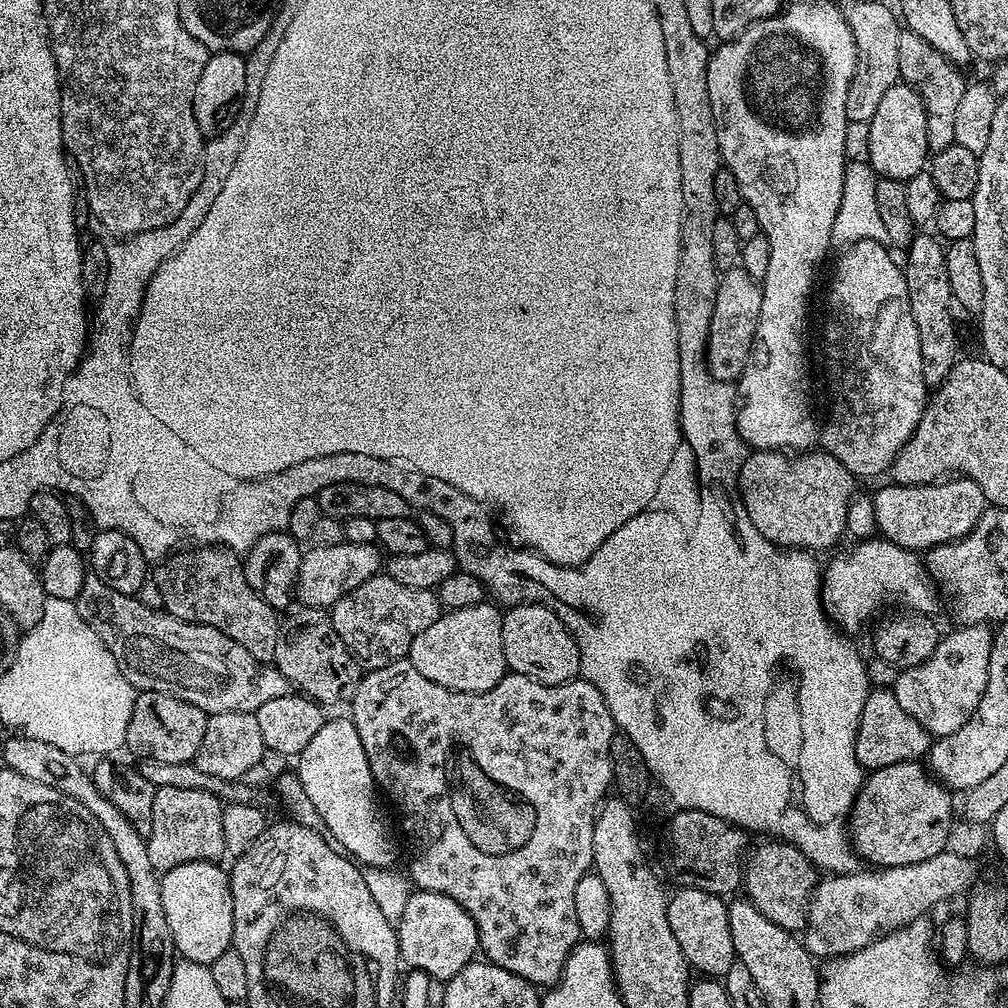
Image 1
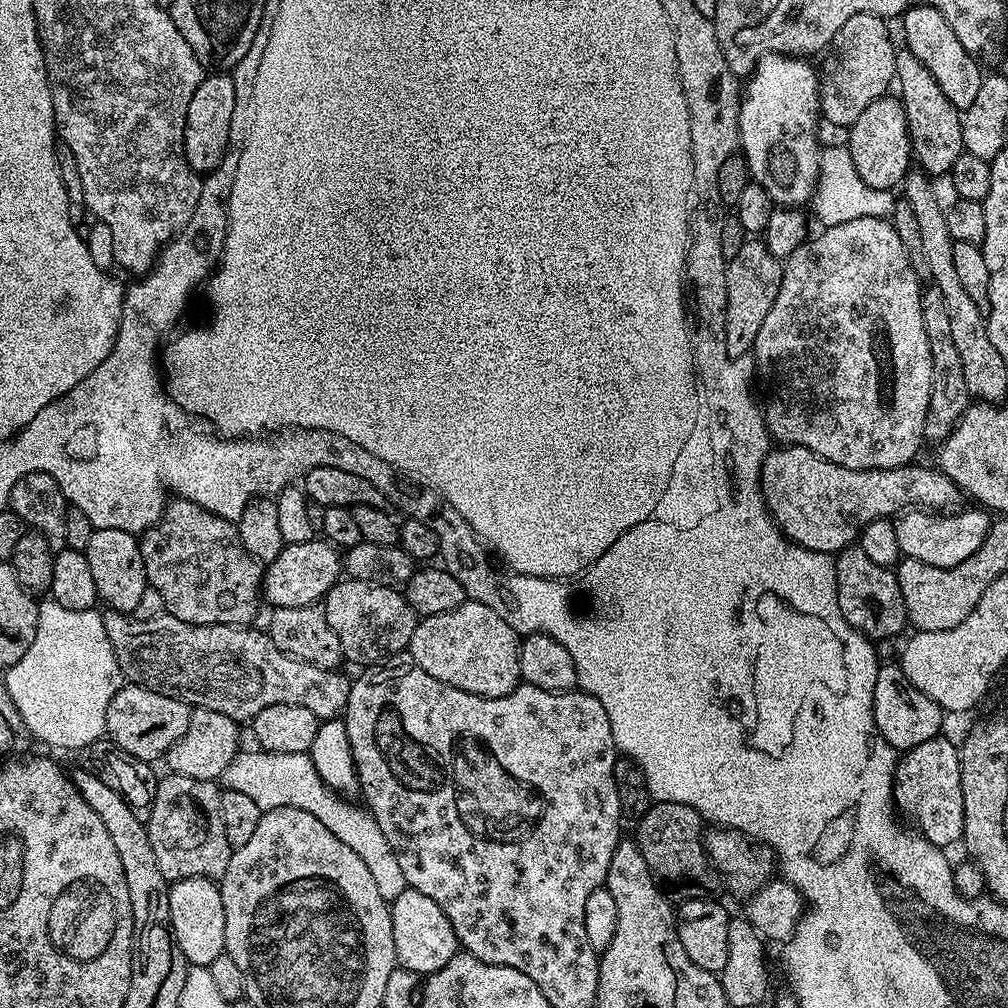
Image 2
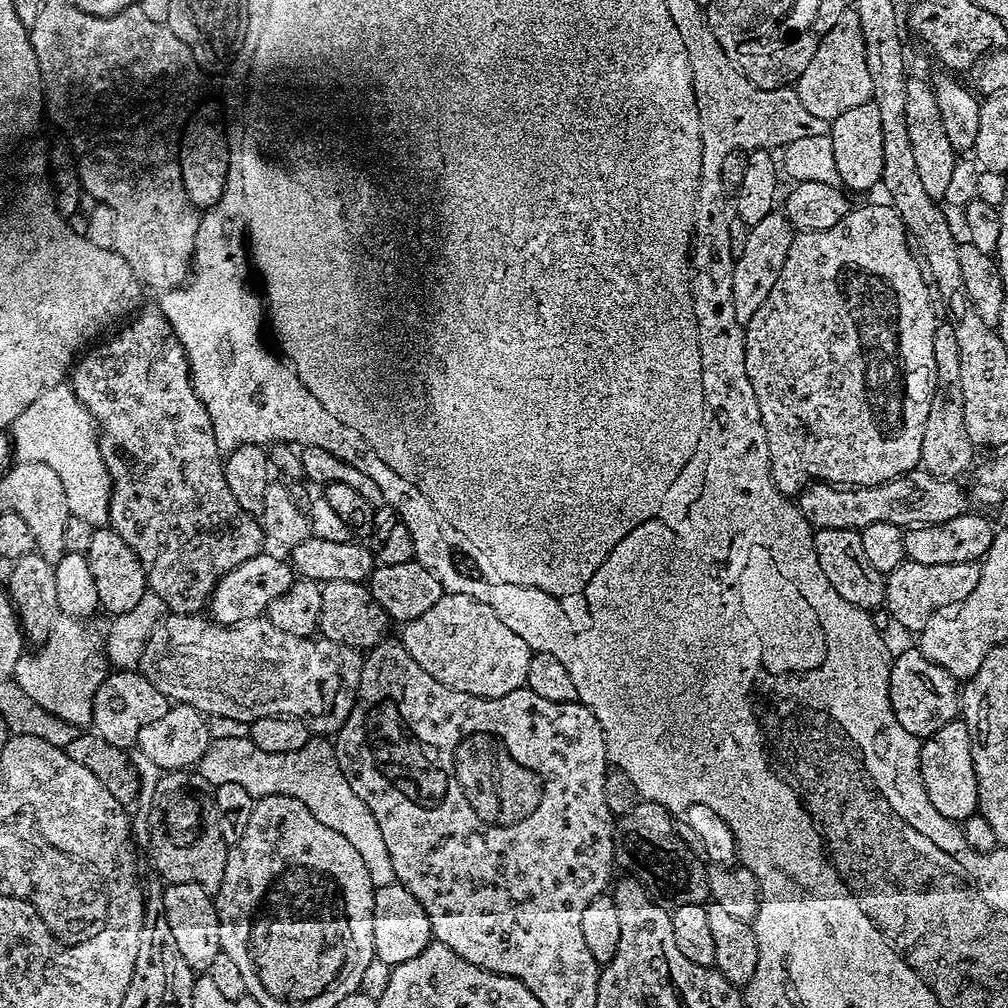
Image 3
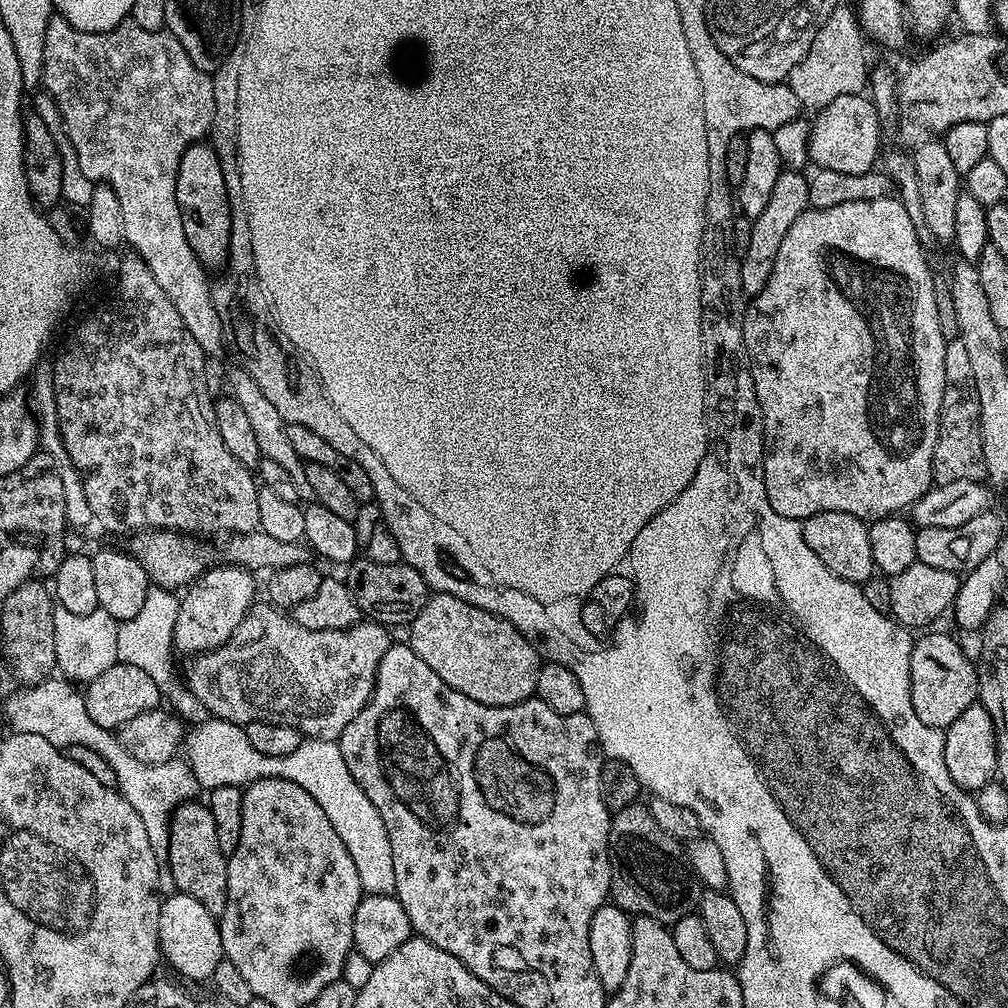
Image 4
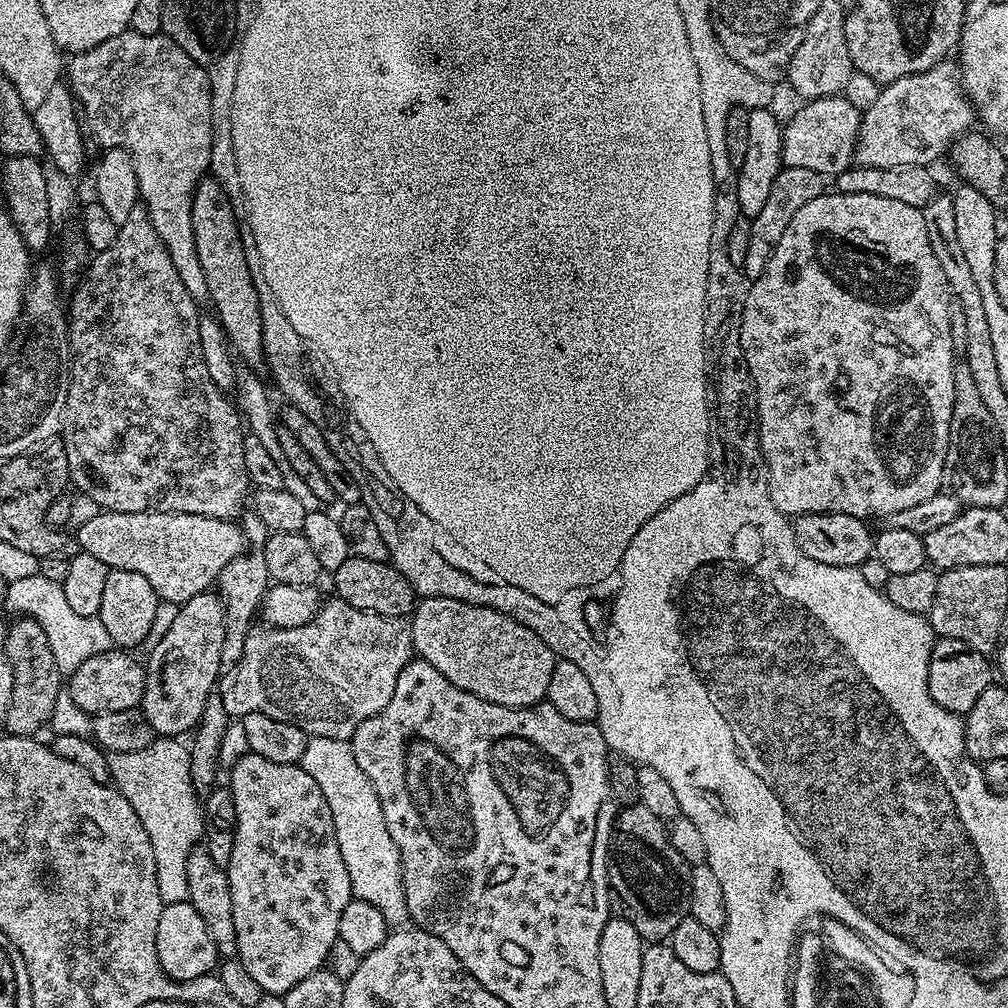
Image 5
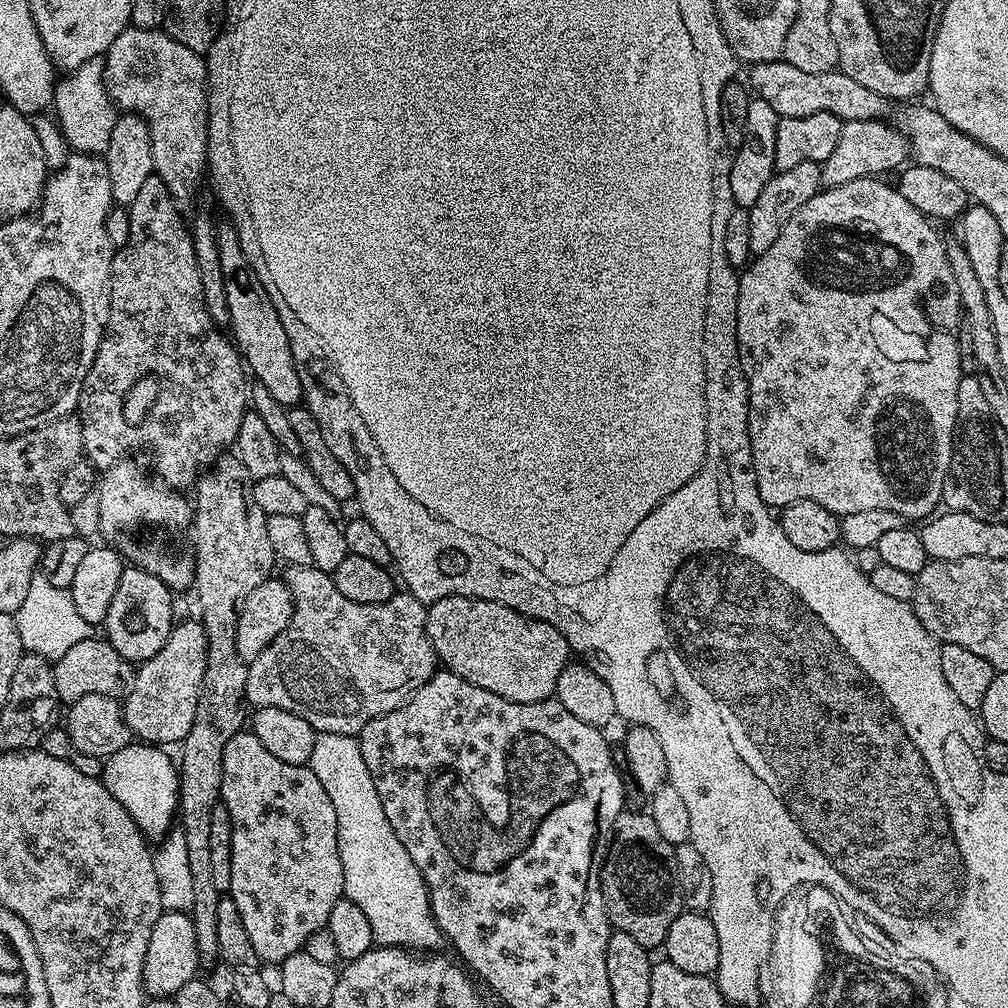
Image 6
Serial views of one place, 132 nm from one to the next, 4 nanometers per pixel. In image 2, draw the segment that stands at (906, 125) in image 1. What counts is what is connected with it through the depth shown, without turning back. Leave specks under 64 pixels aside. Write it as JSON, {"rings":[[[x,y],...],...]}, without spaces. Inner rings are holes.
{"rings":[[[885,94],[870,102],[870,106],[866,106],[866,110],[862,110],[862,114],[858,114],[856,121],[849,127],[847,147],[851,161],[866,186],[878,191],[895,189],[908,175],[914,160],[906,114],[899,99],[895,95]]]}

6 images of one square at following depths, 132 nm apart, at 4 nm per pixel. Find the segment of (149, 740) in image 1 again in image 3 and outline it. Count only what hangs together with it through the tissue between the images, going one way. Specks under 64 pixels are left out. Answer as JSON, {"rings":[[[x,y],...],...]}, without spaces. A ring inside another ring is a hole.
{"rings":[[[112,670],[94,694],[91,727],[96,735],[106,738],[110,746],[128,750],[135,745],[138,734],[142,734],[142,730],[150,726],[150,722],[162,718],[168,707],[168,697],[163,696],[139,670]]]}

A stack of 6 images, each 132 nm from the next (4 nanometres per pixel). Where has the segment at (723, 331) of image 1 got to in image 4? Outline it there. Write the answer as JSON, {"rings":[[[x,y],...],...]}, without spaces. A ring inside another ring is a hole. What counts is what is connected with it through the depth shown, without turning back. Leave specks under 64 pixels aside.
{"rings":[[[800,170],[781,171],[778,182],[774,185],[774,191],[762,209],[752,221],[750,230],[750,242],[748,248],[740,256],[740,273],[742,274],[742,290],[745,297],[751,298],[758,295],[762,286],[770,282],[770,270],[774,270],[774,258],[778,258],[778,246],[782,246],[782,238],[790,231],[790,226],[798,222],[798,218],[807,212],[810,205],[810,190],[808,189],[808,176]]]}

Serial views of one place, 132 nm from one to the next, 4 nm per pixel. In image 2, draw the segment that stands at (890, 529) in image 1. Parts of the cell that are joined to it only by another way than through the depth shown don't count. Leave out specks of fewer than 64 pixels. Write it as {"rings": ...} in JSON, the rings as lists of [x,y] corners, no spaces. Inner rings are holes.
{"rings":[[[972,507],[974,508],[968,508],[965,512],[960,512],[961,510],[948,510],[945,512],[940,510],[905,511],[895,521],[901,557],[926,562],[926,566],[938,566],[939,568],[949,568],[966,562],[966,558],[970,558],[970,554],[974,554],[974,550],[978,550],[982,546],[982,542],[986,542],[986,534],[992,528],[993,522],[993,517],[983,507]]]}

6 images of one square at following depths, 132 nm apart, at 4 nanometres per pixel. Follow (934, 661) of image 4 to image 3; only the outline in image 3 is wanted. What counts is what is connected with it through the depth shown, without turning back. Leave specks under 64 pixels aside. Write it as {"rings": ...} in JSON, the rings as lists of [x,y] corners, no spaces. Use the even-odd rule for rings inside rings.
{"rings":[[[912,646],[901,656],[892,661],[890,670],[890,702],[894,710],[894,718],[902,730],[910,730],[910,734],[921,738],[934,734],[934,730],[942,730],[946,722],[960,716],[961,681],[950,674],[942,666],[938,666],[930,658],[920,653],[919,647]]]}

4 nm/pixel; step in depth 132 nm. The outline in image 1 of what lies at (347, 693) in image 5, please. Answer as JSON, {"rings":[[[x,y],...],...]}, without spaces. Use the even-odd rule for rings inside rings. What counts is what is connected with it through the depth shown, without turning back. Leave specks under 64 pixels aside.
{"rings":[[[89,574],[86,582],[82,582],[82,594],[78,594],[74,603],[78,614],[82,614],[84,621],[96,631],[98,638],[102,638],[102,642],[114,654],[118,670],[140,692],[170,694],[209,714],[255,712],[258,706],[262,706],[262,702],[289,695],[288,680],[275,666],[255,660],[250,650],[246,650],[246,646],[234,642],[234,638],[222,634],[222,630],[205,624],[187,624],[185,620],[179,620],[163,610],[144,604],[136,596],[123,596],[118,590],[106,586],[106,582],[99,580],[95,574]]]}

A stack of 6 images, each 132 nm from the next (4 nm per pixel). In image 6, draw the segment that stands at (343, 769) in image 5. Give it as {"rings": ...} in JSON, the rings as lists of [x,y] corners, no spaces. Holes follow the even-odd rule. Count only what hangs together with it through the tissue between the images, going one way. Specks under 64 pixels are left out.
{"rings":[[[333,732],[319,733],[314,742],[310,767],[318,782],[322,782],[326,794],[330,794],[334,814],[338,814],[338,850],[344,871],[344,896],[366,914],[373,941],[380,946],[407,946],[412,950],[439,949],[436,947],[442,944],[442,937],[428,904],[428,887],[418,866],[414,866],[414,858],[406,854],[406,846],[398,842],[398,834],[394,834],[394,826],[390,826],[386,810],[382,810],[382,798],[378,798],[370,770],[366,770],[366,758],[362,758],[359,739]]]}

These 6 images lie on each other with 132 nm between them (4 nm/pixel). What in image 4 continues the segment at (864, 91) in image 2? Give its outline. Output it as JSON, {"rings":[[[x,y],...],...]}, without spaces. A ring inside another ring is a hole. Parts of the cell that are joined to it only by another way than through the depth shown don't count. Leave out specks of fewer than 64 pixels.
{"rings":[[[837,6],[818,30],[814,42],[810,42],[806,58],[788,75],[786,82],[790,90],[794,90],[794,98],[798,98],[801,109],[819,110],[830,106],[834,98],[842,98],[842,94],[865,91],[870,80],[870,63],[864,57],[864,43],[866,37],[855,11],[851,7]]]}

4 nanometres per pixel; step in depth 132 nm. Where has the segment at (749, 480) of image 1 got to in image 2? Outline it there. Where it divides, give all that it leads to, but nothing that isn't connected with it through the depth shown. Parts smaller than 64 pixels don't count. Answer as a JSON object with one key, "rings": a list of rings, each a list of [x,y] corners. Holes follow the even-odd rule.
{"rings":[[[793,444],[776,446],[769,451],[762,462],[760,492],[772,523],[791,543],[829,554],[839,554],[845,548],[853,547],[860,539],[860,531],[870,522],[899,517],[905,510],[952,510],[962,500],[958,485],[934,466],[923,468],[920,462],[913,462],[900,468],[850,470]]]}

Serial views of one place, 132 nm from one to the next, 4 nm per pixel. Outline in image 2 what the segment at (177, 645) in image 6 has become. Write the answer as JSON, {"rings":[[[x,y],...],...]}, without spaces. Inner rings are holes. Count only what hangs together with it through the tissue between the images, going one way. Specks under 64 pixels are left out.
{"rings":[[[313,538],[297,544],[285,544],[284,549],[262,572],[262,596],[272,608],[306,606],[323,601],[328,591],[342,576],[342,556],[335,544],[323,538]]]}

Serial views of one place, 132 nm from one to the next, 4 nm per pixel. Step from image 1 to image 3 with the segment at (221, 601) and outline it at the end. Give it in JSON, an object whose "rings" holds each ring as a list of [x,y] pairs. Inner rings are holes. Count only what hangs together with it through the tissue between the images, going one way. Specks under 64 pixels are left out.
{"rings":[[[159,307],[146,308],[137,311],[128,322],[132,324],[125,323],[119,329],[121,332],[117,336],[109,335],[108,344],[97,343],[95,346],[89,347],[73,363],[70,369],[70,387],[77,396],[78,402],[95,420],[98,450],[109,478],[112,480],[107,523],[118,534],[118,538],[122,538],[122,542],[126,542],[126,546],[130,546],[130,550],[134,550],[134,554],[138,554],[138,562],[142,562],[144,577],[148,579],[148,590],[162,598],[167,611],[178,616],[194,616],[205,611],[207,602],[212,597],[214,586],[223,576],[230,574],[230,570],[234,570],[236,566],[242,566],[242,562],[259,556],[261,552],[265,551],[266,537],[259,519],[250,515],[246,510],[242,510],[242,506],[238,506],[238,501],[234,498],[234,493],[230,491],[230,486],[226,486],[222,453],[214,438],[214,426],[210,422],[210,414],[206,414],[206,408],[196,397],[196,391],[192,385],[192,374],[188,370],[188,355],[184,352],[179,338],[172,333],[170,322],[162,315]]]}

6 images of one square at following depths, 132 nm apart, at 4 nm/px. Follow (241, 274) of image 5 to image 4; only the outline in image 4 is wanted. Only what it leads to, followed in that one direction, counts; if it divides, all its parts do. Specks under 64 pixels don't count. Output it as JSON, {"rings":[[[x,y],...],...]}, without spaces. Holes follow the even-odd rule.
{"rings":[[[211,143],[192,144],[178,162],[176,183],[178,210],[182,214],[182,230],[190,250],[200,259],[205,269],[223,269],[228,263],[230,230],[232,229],[232,207],[226,190],[226,178],[222,178],[222,166]]]}

